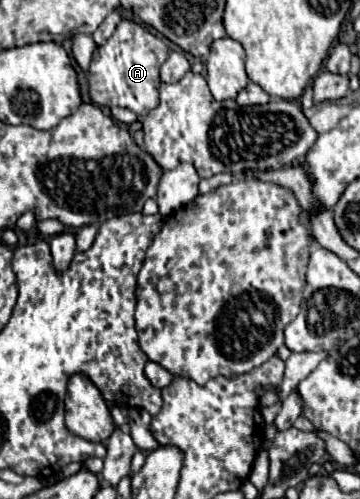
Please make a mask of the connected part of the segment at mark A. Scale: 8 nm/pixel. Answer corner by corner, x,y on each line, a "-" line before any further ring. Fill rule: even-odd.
123,20
117,30
107,40
105,46
97,48
87,78
91,100
99,106
121,106
133,110
139,118
147,116
155,106
159,106
159,68
167,60
169,48
161,38
145,30
141,24

